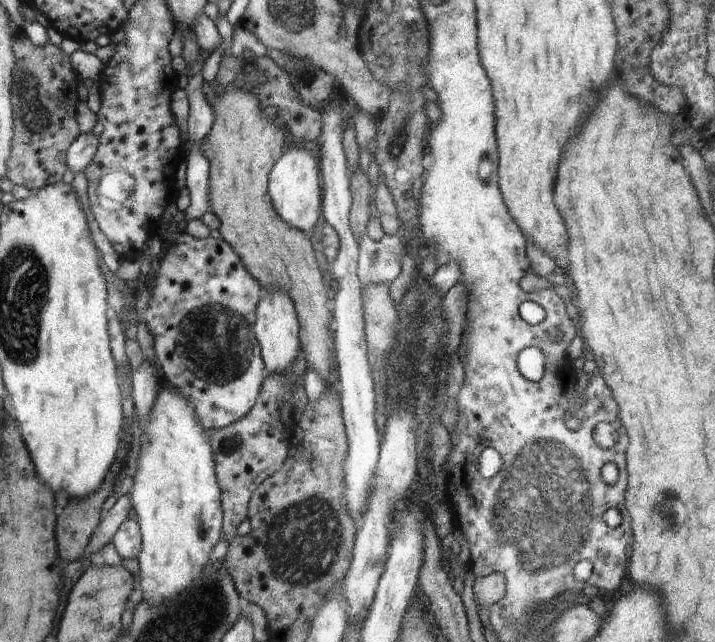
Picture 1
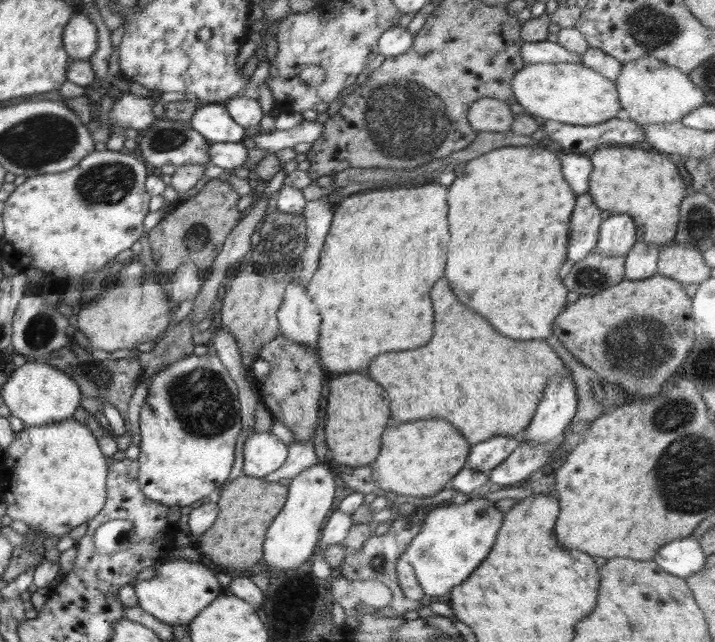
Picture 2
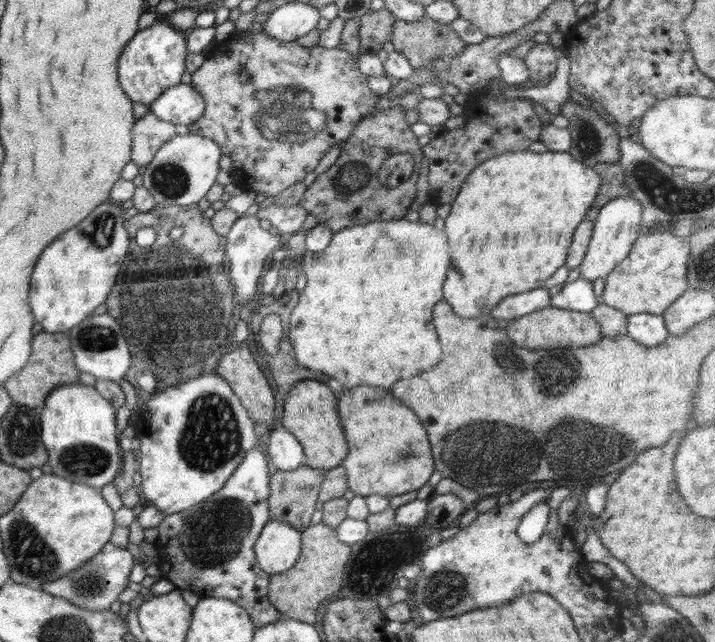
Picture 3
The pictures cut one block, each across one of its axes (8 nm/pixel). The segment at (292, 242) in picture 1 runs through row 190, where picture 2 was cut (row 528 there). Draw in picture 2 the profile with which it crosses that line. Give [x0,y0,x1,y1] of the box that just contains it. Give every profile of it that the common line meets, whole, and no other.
[195,474,288,571]

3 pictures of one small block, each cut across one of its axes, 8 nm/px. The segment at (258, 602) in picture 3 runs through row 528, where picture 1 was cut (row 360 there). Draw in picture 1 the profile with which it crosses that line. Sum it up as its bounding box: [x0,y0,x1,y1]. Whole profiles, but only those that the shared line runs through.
[139,232,266,431]

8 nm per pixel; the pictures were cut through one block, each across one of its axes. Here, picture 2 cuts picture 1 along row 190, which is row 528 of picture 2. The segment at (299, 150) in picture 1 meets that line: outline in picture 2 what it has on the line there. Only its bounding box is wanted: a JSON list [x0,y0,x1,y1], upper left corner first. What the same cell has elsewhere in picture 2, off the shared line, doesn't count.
[262,462,338,570]

